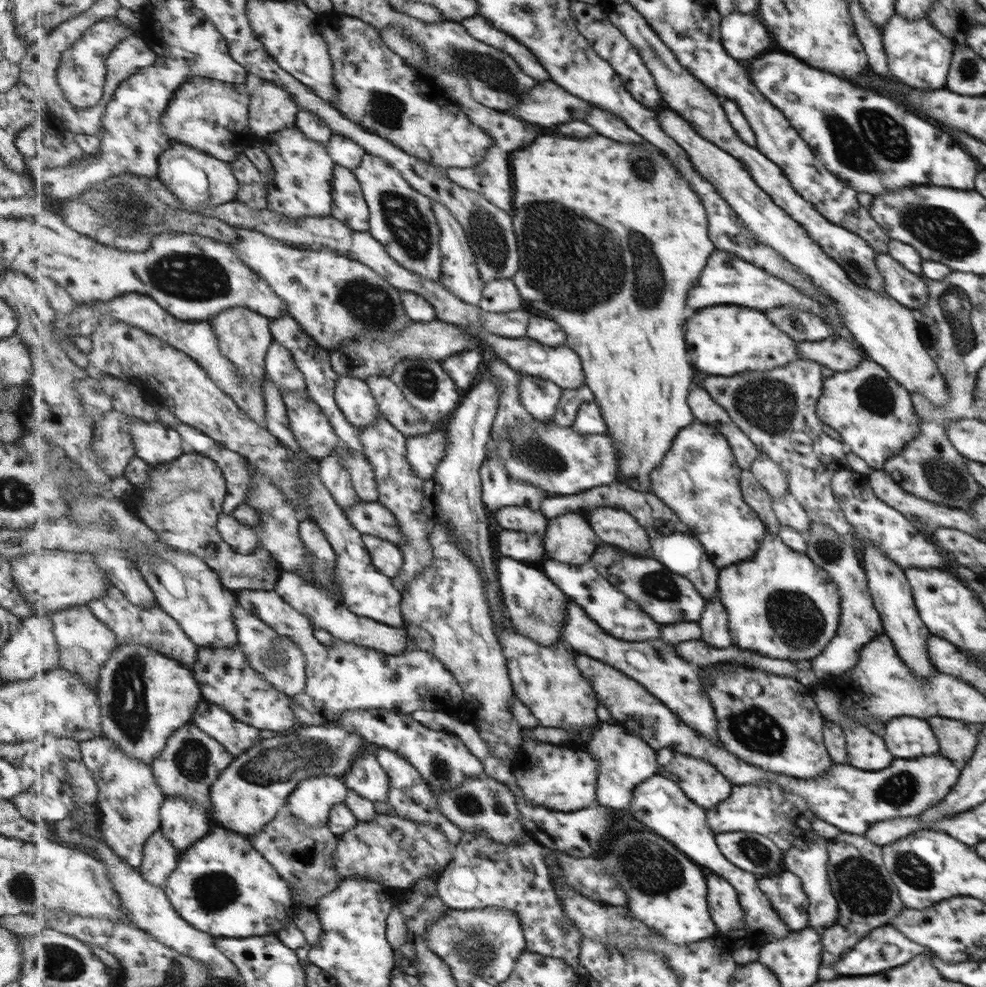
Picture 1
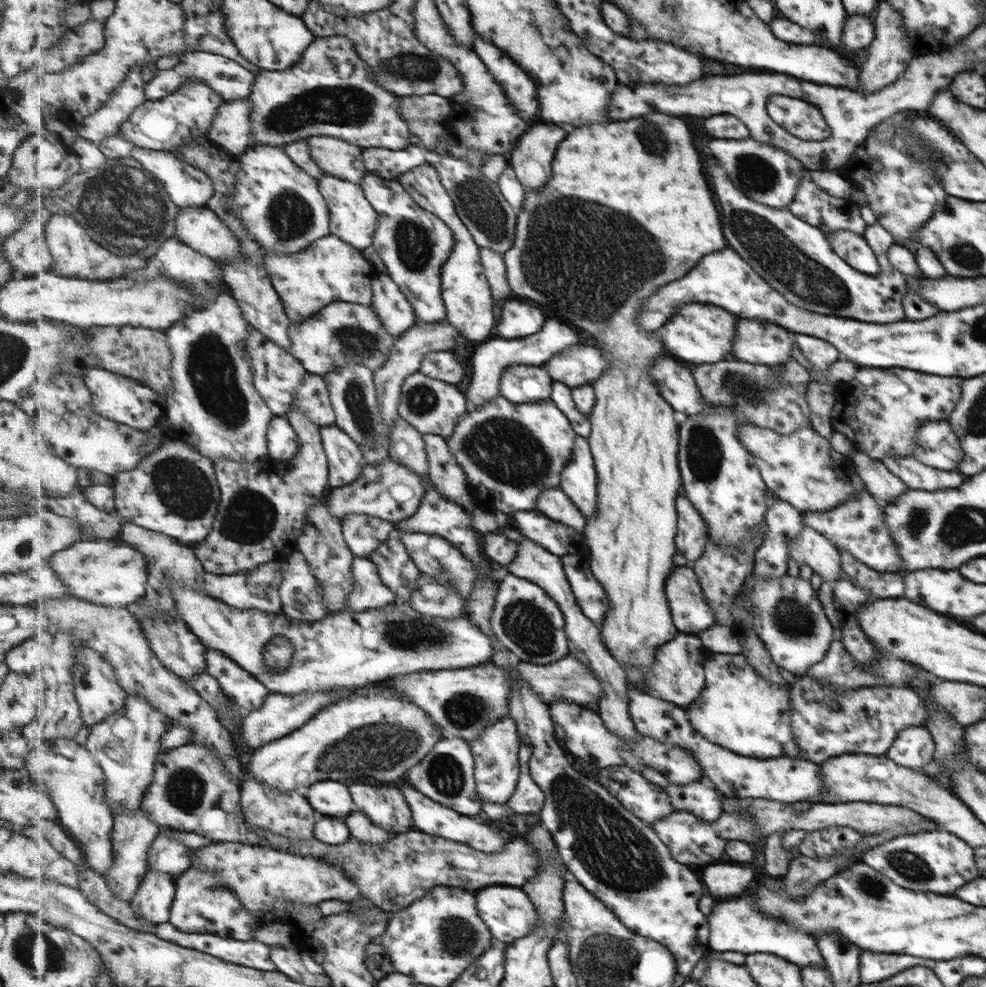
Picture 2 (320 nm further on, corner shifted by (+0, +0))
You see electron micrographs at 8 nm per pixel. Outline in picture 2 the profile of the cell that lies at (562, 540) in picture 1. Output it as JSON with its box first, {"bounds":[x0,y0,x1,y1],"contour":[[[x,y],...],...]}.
{"bounds":[535,487,588,532],"contour":[[[561,487],[544,490],[538,498],[538,506],[535,510],[580,532],[584,532],[588,521]]]}

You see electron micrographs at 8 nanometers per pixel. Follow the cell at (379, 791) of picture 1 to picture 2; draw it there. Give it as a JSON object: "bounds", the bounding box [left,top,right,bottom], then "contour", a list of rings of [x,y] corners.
{"bounds":[350,784,416,835],"contour":[[[353,784],[350,791],[359,811],[364,812],[383,830],[396,835],[416,830],[410,803],[399,788],[391,788],[391,784],[381,784],[381,788]]]}

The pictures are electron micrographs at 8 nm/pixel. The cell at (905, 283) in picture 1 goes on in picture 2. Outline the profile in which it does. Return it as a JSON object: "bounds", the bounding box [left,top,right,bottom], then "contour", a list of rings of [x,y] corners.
{"bounds":[826,231,880,274],"contour":[[[839,231],[826,234],[835,255],[845,260],[855,271],[865,274],[877,274],[880,272],[876,259],[862,236],[857,236],[851,231]]]}

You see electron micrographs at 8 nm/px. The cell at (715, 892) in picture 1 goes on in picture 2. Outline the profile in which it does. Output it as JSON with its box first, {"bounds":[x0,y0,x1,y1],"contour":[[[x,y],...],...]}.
{"bounds":[702,863,763,901],"contour":[[[716,863],[703,870],[702,881],[714,901],[723,896],[737,896],[749,888],[749,882],[762,874],[763,870],[751,868],[753,863]]]}

